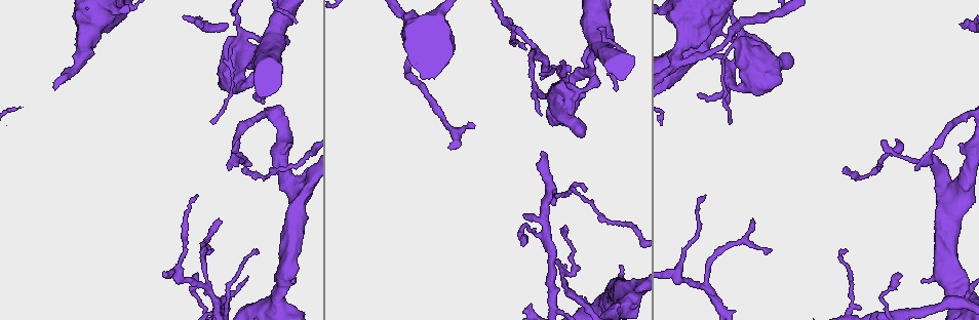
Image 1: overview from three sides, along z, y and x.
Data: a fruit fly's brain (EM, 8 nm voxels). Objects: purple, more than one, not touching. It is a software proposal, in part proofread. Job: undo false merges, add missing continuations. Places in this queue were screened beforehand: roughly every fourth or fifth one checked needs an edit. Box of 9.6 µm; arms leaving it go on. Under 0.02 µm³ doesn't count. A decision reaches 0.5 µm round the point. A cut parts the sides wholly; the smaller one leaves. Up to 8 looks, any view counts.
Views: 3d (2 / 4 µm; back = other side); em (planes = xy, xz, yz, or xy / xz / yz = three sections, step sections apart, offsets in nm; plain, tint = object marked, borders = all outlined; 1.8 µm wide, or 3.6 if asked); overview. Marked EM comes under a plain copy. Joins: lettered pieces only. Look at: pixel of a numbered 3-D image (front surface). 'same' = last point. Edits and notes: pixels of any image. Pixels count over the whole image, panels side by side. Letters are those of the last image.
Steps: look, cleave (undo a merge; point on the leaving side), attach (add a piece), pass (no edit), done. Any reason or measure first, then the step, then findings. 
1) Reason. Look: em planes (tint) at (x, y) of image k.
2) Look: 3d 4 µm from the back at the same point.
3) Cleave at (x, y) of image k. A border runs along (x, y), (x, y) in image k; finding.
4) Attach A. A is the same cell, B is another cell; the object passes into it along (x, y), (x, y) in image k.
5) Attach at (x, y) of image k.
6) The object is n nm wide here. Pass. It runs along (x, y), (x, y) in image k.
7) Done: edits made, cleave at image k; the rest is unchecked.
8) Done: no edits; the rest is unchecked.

Thick end. Look: em planes (borders) at (620, 266) of image 1.

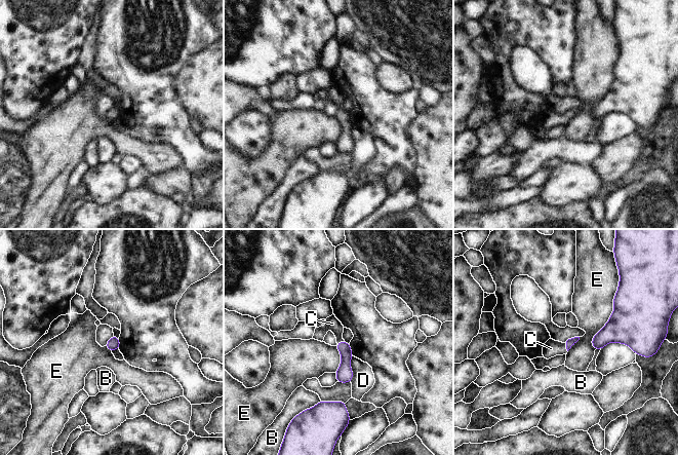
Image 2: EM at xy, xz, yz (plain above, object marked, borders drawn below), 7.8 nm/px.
The longest contact is with E, 480 nm. Attach C. C is the same cell, B, D and E are other cells; the object passes into it along (570, 342), (566, 347), (551, 348) in image 2; the neuron continues.

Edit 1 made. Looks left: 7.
Four arms meet. Look: 3d 2 µm at (727, 64) of image 1.

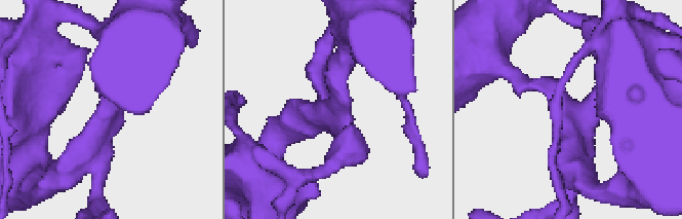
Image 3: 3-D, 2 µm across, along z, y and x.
4 arms meet here. Look: em xz step 16 (borders) at (106, 114) of image 3.

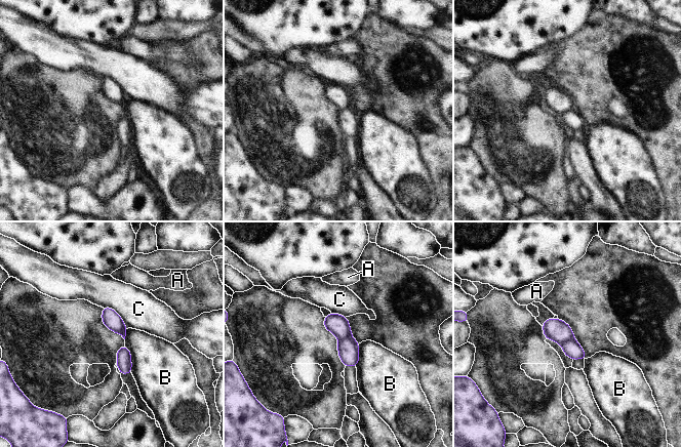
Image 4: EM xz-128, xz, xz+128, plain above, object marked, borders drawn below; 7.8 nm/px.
The object is 90 nm wide here. Cleave at (348, 349) of image 4. A, B and C are other cells; a second neuron is stuck on.

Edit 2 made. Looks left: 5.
Look: 3d 2 µm at (679, 58) of image 1.

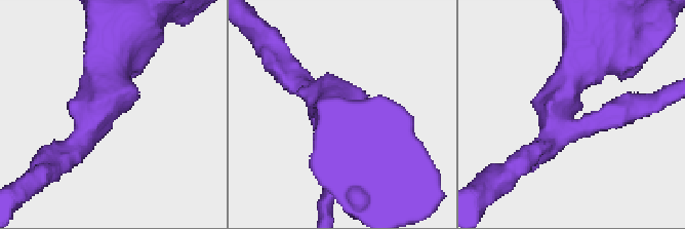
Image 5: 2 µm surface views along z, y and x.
3 arms meet here; the arms are 190, 220, 500 nm wide; now the EM. Look: em yz step 8 (tint) at (92, 118) of image 5.

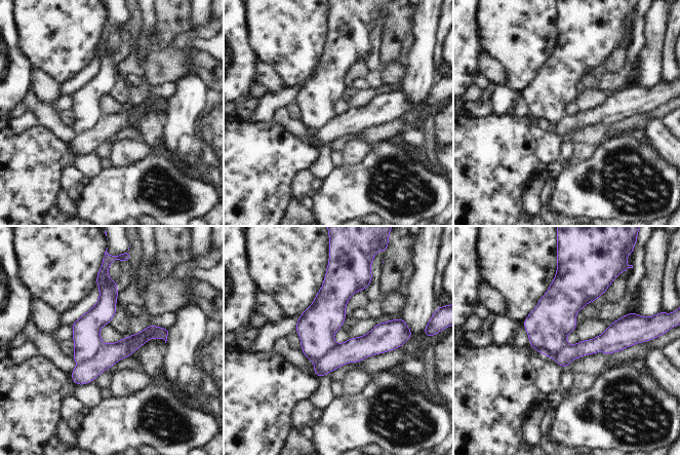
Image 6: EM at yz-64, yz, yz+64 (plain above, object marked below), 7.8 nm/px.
Cut it another way. Look: em planes (borders) at the same point.

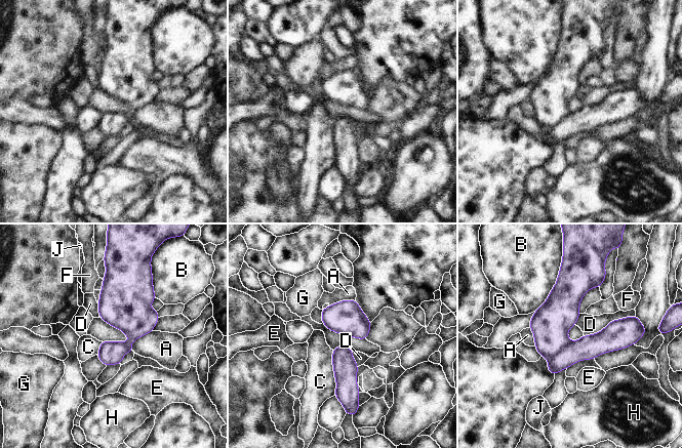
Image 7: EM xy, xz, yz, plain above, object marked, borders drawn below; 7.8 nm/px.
The object is 180 nm wide here. Cleave at (589, 347) of image 7. A, B, C, D, E, F, G, H and J are other cells; a border runs along (569, 341), (549, 359) in image 7; two neurons meet here.

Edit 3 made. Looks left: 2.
Done: edits made, attach at image 2, cleave at image 4, cleave at image 7; the rest is unchecked.

